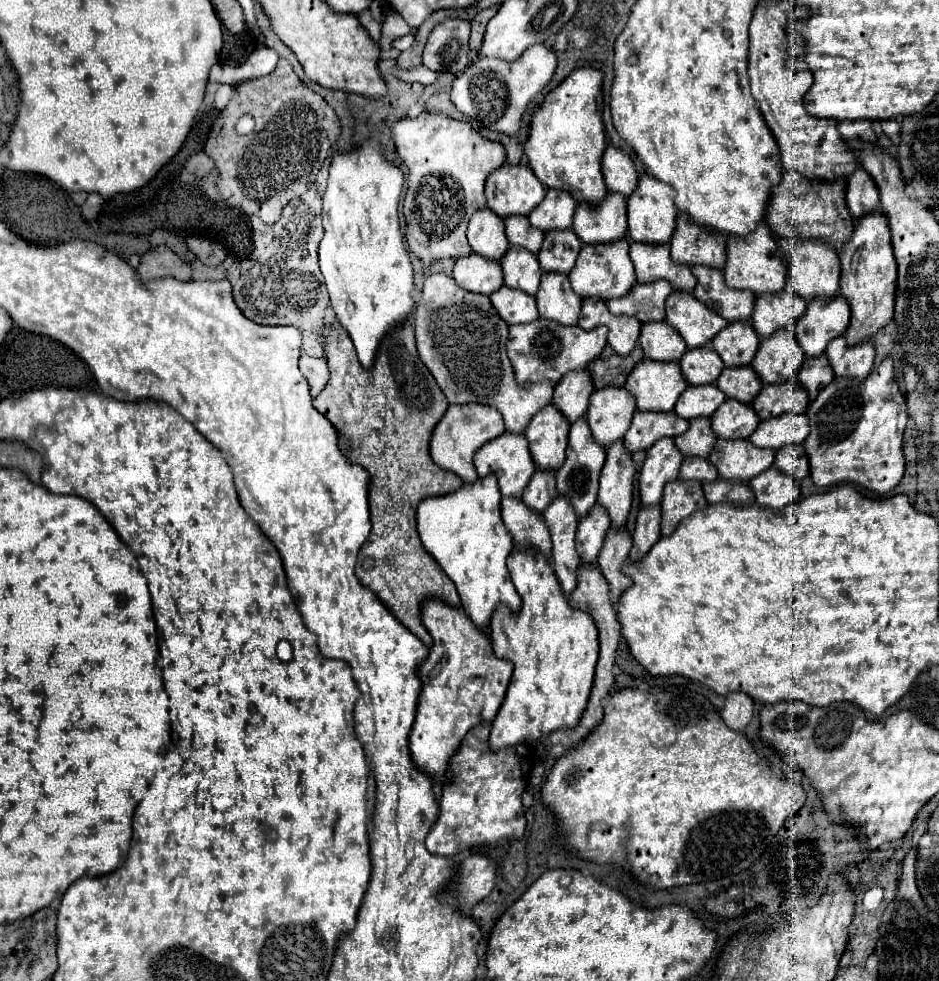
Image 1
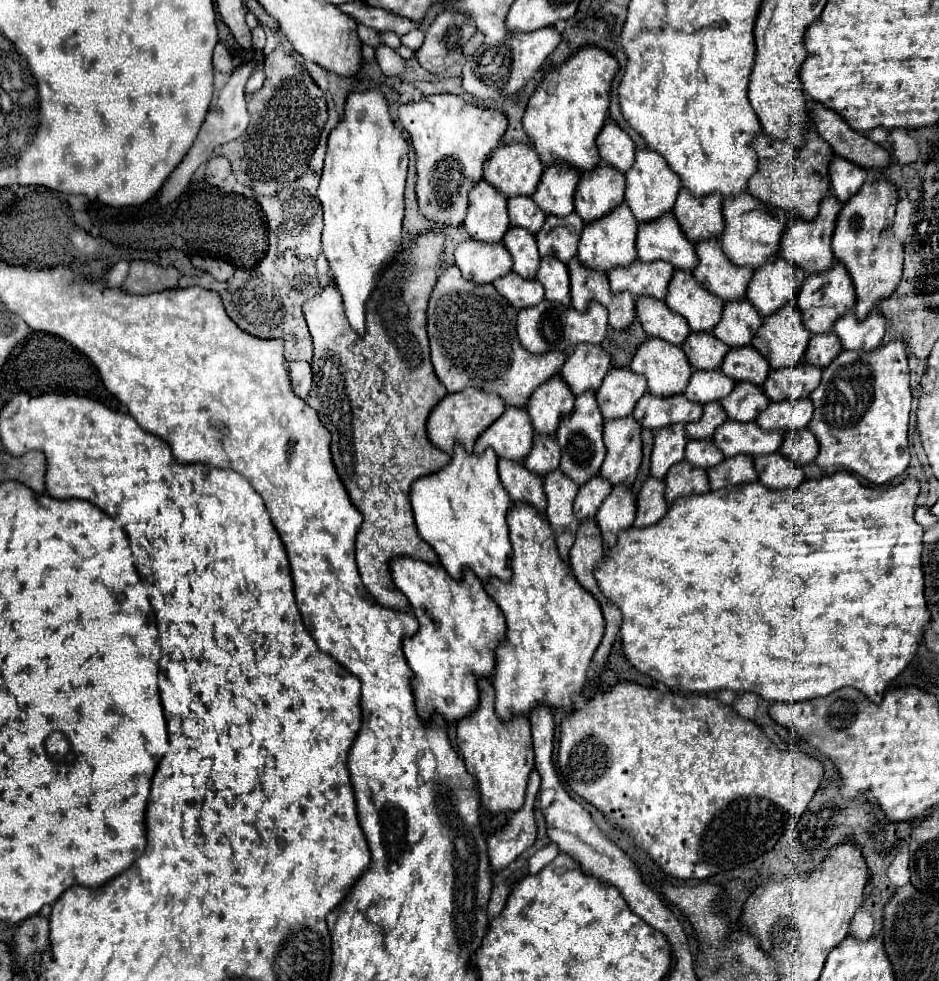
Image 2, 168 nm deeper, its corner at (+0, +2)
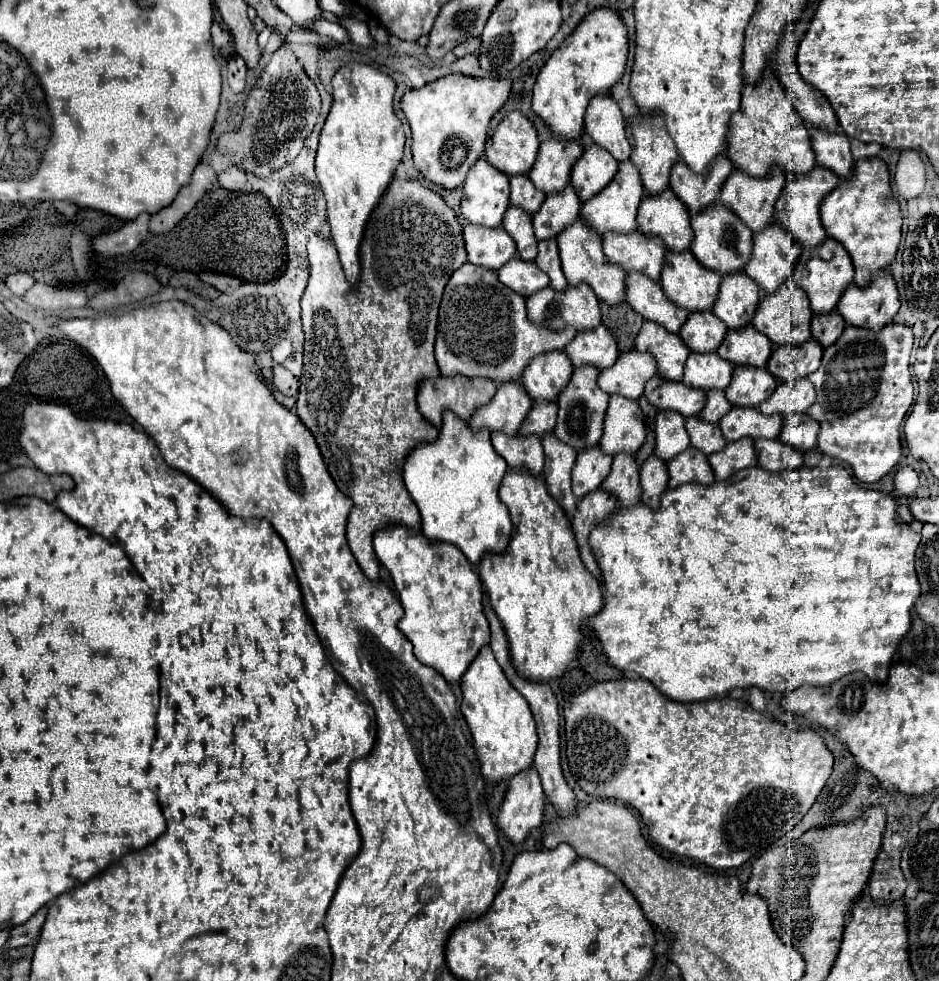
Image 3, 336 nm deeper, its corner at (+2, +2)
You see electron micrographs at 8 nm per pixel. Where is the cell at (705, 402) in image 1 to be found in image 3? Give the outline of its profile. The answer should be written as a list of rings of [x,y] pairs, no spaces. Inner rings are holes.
[[[691,351],[685,363],[683,383],[697,389],[725,389],[731,383],[733,365],[713,353]]]

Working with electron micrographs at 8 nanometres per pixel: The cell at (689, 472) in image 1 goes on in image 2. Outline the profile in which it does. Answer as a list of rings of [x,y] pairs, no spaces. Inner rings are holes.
[[[689,441],[685,447],[685,461],[691,467],[711,469],[723,461],[723,455],[717,451],[713,441]]]

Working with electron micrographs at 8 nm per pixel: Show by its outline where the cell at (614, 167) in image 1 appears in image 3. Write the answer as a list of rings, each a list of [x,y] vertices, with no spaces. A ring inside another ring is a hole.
[[[609,93],[591,99],[585,113],[585,133],[617,161],[625,161],[631,155],[631,145],[625,137],[625,119]]]

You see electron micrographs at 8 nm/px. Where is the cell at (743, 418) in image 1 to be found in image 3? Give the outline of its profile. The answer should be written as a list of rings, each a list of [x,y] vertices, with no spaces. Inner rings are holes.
[[[735,367],[725,393],[737,407],[759,407],[775,389],[777,379],[765,367]]]

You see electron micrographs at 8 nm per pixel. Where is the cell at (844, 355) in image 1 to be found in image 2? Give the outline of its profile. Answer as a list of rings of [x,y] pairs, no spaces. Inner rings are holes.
[[[881,311],[871,315],[871,319],[865,319],[865,323],[855,323],[855,315],[843,315],[839,323],[835,323],[833,331],[843,345],[843,351],[857,351],[859,355],[865,355],[881,345],[883,333],[885,333],[885,319]]]

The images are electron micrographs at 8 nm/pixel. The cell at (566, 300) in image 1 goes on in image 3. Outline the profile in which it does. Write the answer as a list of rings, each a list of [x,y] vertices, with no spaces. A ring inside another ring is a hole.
[[[545,239],[539,241],[539,255],[535,259],[537,267],[541,271],[545,271],[551,279],[551,287],[557,291],[563,291],[567,287],[567,279],[563,275],[561,269],[561,259],[559,259],[559,249],[557,249],[557,241],[555,239]]]

